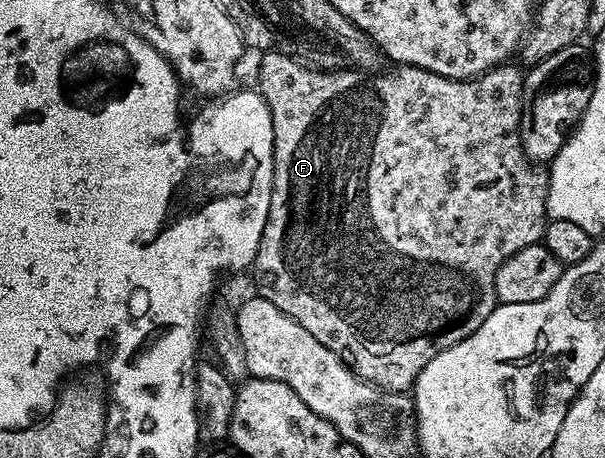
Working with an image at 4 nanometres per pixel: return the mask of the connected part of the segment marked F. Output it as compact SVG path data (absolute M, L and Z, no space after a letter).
M272 50L266 51L262 56L265 57L261 60L259 91L265 97L265 101L271 110L271 122L273 123L273 185L271 186L271 206L267 210L267 226L263 226L263 238L259 242L259 250L255 254L251 269L253 280L257 283L256 295L261 296L275 306L279 306L279 310L283 310L283 314L287 314L292 320L299 322L299 326L303 326L303 330L307 330L307 334L319 338L319 342L323 342L323 346L330 348L356 376L368 380L370 384L376 384L378 388L383 388L386 392L408 393L412 389L413 383L419 378L423 366L427 366L427 362L431 362L431 358L435 358L435 354L443 354L443 350L447 350L447 346L455 346L459 342L463 342L463 338L475 334L475 330L479 330L479 326L483 326L483 322L487 322L487 318L499 303L497 287L495 286L499 266L503 266L503 262L507 262L507 258L511 258L511 254L515 254L532 244L542 243L545 235L545 225L549 214L547 210L549 174L544 167L538 166L529 159L521 139L526 73L524 71L520 72L513 65L513 62L506 62L498 68L483 73L480 78L471 80L443 78L439 74L416 68L410 64L394 67L392 69L394 72L390 76L364 76L361 73L364 71L361 70L322 70L298 60L296 56L288 56L282 52Z

